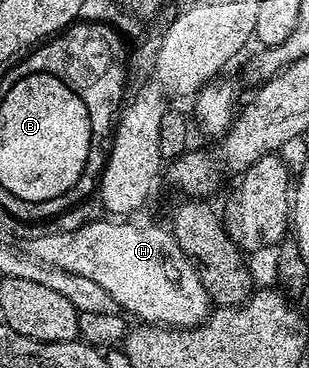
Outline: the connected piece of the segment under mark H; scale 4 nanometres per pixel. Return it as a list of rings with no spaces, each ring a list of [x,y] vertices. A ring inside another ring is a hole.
[[[121,219],[94,221],[78,228],[77,231],[36,237],[33,242],[33,255],[43,265],[51,265],[54,269],[69,271],[70,274],[84,275],[85,279],[99,283],[113,296],[118,308],[128,314],[133,313],[139,317],[138,320],[146,324],[191,328],[206,320],[211,311],[211,300],[204,284],[201,283],[198,266],[185,255],[170,230],[164,226],[145,227]]]

